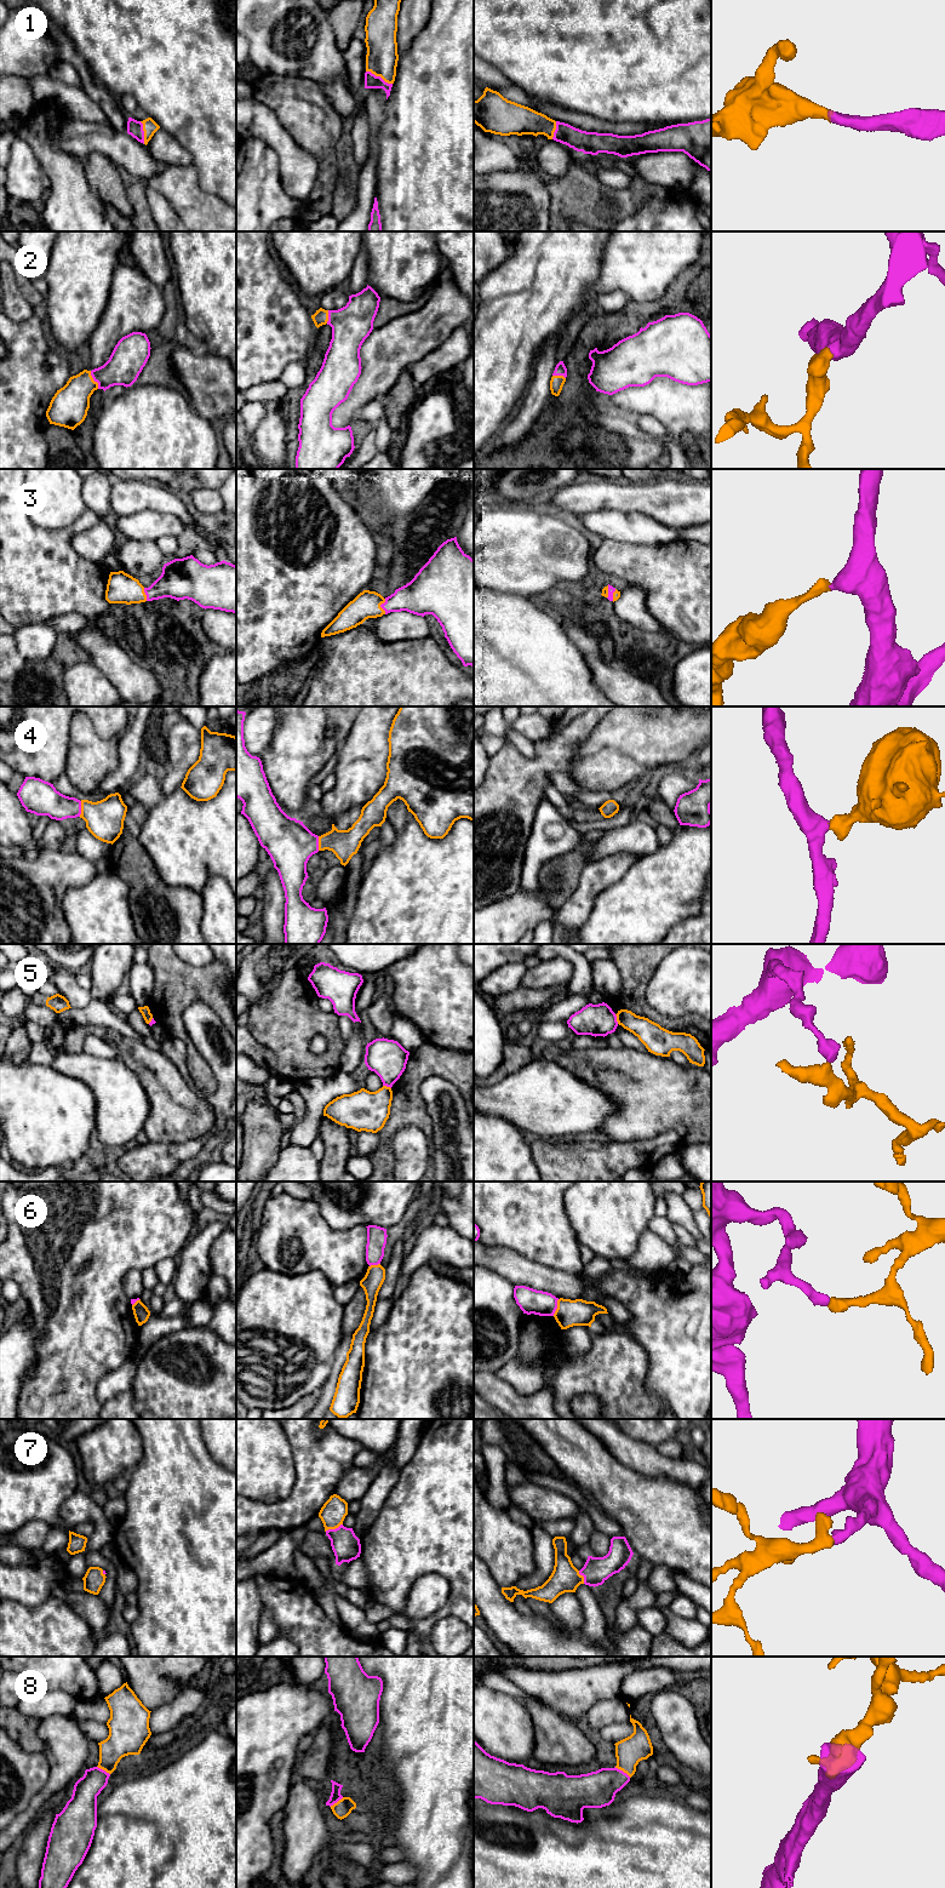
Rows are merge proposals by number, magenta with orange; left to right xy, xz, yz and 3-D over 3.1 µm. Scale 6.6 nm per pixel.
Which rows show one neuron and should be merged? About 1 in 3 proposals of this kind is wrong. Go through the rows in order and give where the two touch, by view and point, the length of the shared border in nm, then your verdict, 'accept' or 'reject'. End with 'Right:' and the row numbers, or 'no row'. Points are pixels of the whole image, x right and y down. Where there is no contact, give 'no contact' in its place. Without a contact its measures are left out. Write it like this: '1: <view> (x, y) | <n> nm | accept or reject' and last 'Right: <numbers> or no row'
1: xz (379, 76) | 200 nm | accept
2: xy (93, 379) | 130 nm | accept
3: xz (381, 606) | 100 nm | accept
4: xy (80, 808) | 110 nm | accept
5: yz (616, 1019) | 70 nm | reject
6: yz (556, 1308) | 120 nm | reject
7: xz (333, 1529) | 130 nm | accept
8: yz (622, 1771) | 130 nm | accept
Right: 1, 2, 3, 4, 7, 8

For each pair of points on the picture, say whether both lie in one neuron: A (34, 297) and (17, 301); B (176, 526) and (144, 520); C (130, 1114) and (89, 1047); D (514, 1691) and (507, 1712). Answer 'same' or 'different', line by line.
A: different
B: same
C: different
D: different

